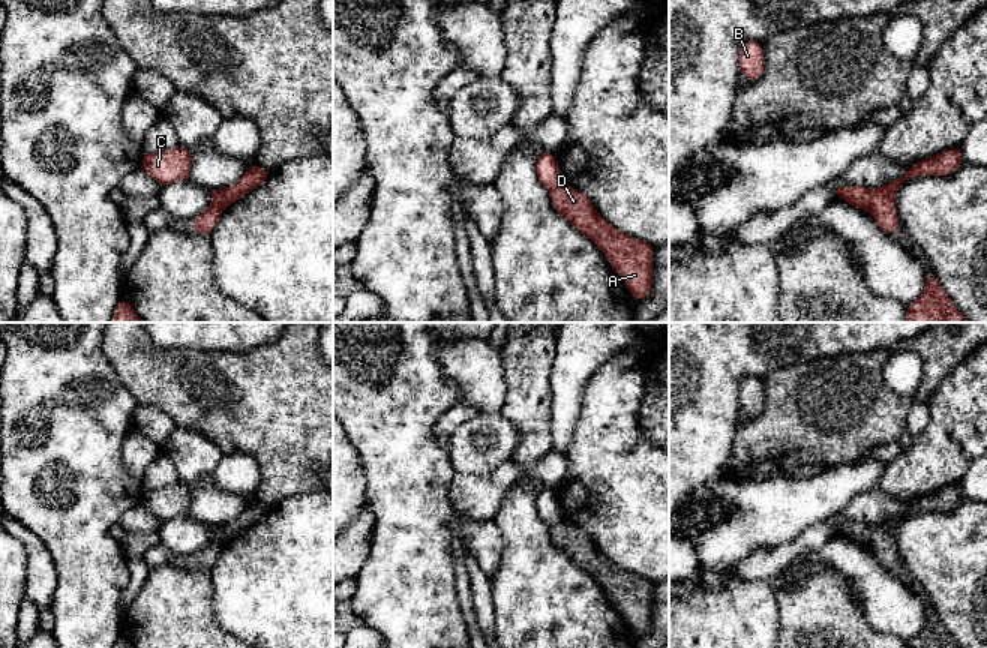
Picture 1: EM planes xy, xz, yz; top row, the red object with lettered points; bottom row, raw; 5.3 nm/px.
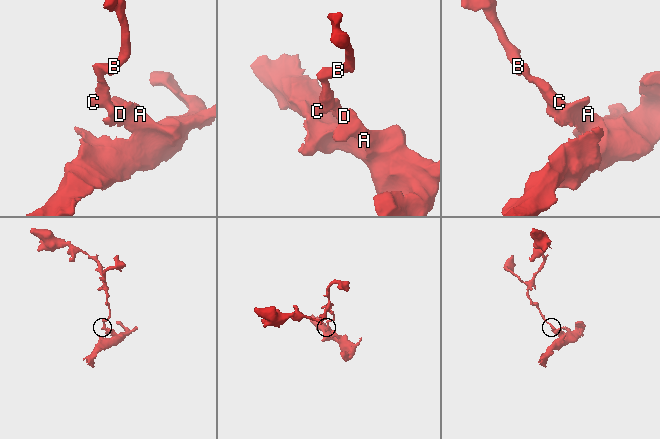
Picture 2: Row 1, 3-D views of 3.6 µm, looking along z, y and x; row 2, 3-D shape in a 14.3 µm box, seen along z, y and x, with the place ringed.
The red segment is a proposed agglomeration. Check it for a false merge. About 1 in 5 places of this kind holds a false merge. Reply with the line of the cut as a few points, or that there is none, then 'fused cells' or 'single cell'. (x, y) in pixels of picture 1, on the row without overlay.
cut yz (870, 527), (866, 545); fused cells

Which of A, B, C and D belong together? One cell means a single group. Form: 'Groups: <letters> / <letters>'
Groups: A D / B C

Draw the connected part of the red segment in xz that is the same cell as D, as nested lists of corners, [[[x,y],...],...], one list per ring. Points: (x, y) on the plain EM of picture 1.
[[[566,519],[550,525],[550,538],[556,549],[597,580],[612,604],[622,614],[634,638],[650,630],[652,580],[620,568],[597,549],[586,531]]]

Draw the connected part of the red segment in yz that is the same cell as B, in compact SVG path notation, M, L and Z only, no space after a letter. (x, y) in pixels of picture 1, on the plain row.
M746 376L738 386L740 408L750 417L758 417L765 406L762 380Z

